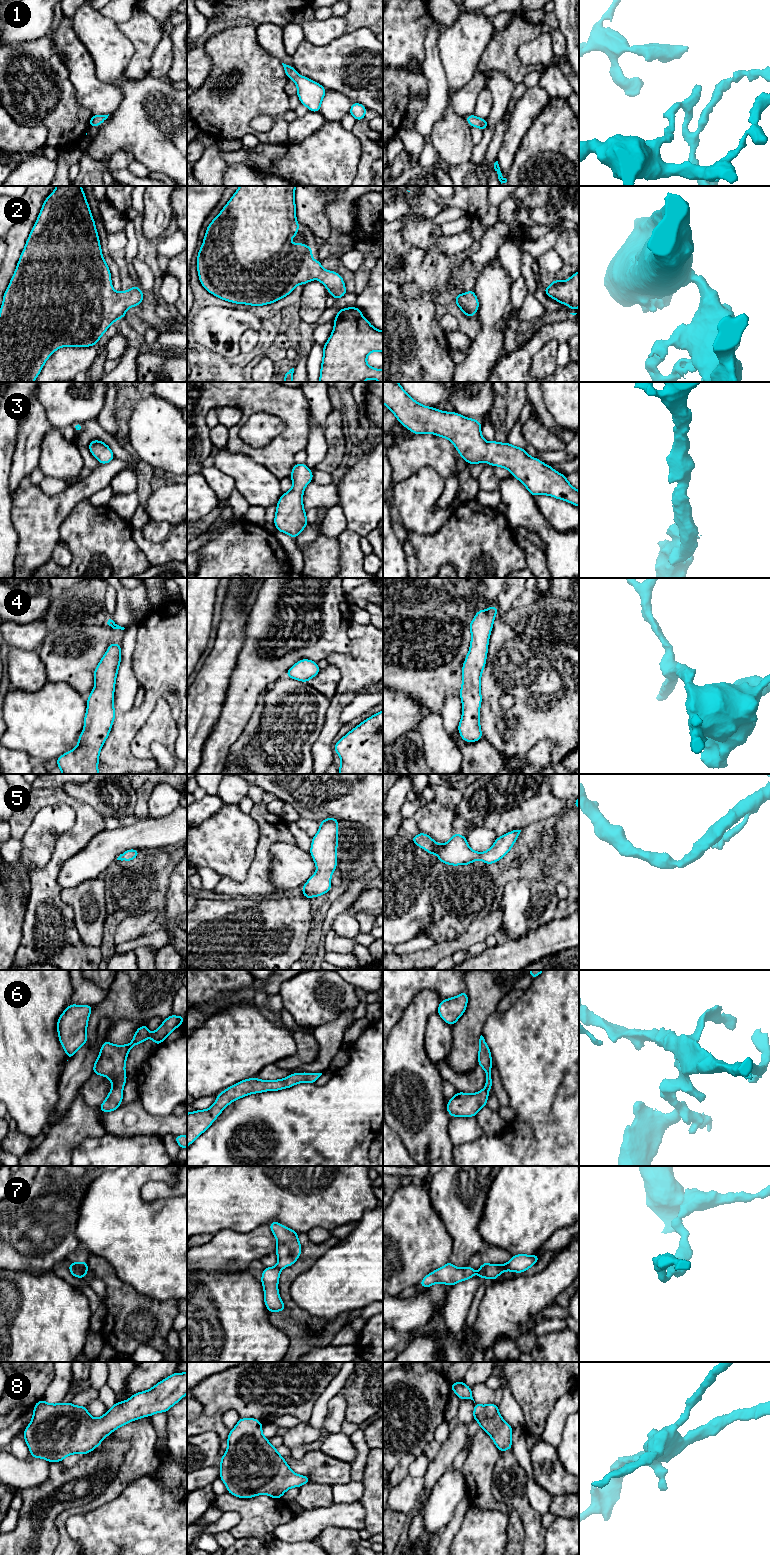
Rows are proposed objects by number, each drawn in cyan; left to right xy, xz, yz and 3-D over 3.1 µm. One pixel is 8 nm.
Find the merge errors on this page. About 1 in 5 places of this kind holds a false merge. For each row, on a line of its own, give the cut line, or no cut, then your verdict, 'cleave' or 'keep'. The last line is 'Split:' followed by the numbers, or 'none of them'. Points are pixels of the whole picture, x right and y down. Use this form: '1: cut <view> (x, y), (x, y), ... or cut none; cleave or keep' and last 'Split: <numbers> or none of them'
1: cut none; keep
2: cut none; keep
3: cut none; keep
4: cut none; keep
5: cut none; keep
6: cut none; keep
7: cut xy (79, 1263), (83, 1277); cleave
8: cut none; keep
Split: 7

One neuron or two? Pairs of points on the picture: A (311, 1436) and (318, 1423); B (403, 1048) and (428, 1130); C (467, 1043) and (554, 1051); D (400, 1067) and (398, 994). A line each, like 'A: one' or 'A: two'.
A: two
B: one
C: two
D: two

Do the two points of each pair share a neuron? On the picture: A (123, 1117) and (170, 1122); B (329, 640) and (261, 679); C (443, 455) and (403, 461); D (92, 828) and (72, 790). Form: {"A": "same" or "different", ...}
{"A": "same", "B": "same", "C": "same", "D": "different"}

